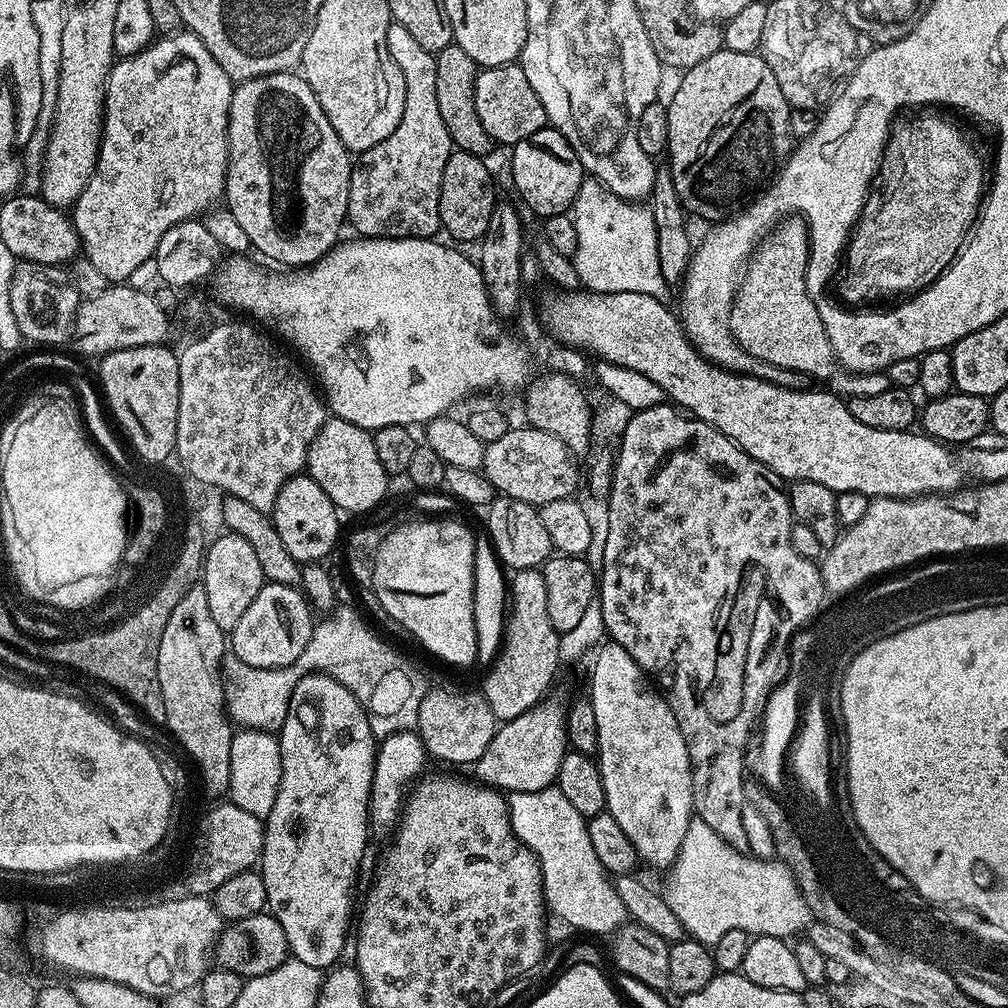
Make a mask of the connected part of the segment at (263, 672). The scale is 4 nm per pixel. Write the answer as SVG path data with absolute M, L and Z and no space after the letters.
M340 606L336 610L336 620L317 623L301 656L284 668L255 668L240 661L233 654L224 656L222 663L224 702L233 725L244 730L275 733L283 726L289 708L293 707L300 679L310 675L311 672L320 672L316 674L323 674L329 680L338 681L342 686L346 686L346 690L350 690L350 694L354 694L354 698L358 698L358 702L371 719L372 730L377 737L393 736L396 732L411 732L415 729L418 722L418 706L422 706L422 698L426 691L423 674L398 649L391 648L384 640L379 640L364 625L364 620L355 612L355 607Z

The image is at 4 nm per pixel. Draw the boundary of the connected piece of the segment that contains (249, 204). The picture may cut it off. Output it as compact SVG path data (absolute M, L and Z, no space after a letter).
M299 71L270 72L239 81L233 87L228 115L228 169L222 196L228 199L228 212L246 230L249 245L256 247L265 261L280 266L310 266L336 247L341 239L340 227L345 227L348 219L353 167L348 148L334 134L330 118L318 106L314 90L310 90Z

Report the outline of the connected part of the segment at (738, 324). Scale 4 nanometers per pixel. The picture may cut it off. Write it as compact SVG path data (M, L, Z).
M784 218L779 221L753 247L752 255L747 261L746 267L742 272L742 279L739 281L738 287L736 289L736 296L732 299L732 313L728 319L728 326L730 329L730 335L737 345L741 344L750 355L753 356L756 360L761 360L764 364L773 364L776 368L785 368L789 374L796 374L800 368L804 368L804 371L801 373L801 377L812 378L816 372L820 372L817 381L824 382L833 375L833 372L829 368L824 368L824 344L830 344L830 338L824 340L824 335L826 335L826 326L824 325L824 318L821 312L821 309L816 309L816 304L812 301L812 296L808 293L808 268L810 269L810 228L803 219L794 220L800 218Z

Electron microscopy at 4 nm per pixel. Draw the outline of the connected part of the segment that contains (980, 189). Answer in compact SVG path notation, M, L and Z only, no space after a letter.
M924 110L921 116L903 117L900 127L895 127L888 134L888 145L884 147L884 157L880 163L880 170L872 182L872 189L864 202L864 208L856 221L854 231L846 245L846 260L848 256L848 269L840 280L840 296L848 306L868 306L871 300L880 300L883 296L896 296L899 292L911 293L913 290L923 290L936 281L945 270L952 266L953 260L960 255L970 233L973 231L977 212L986 193L986 180L984 182L984 160L976 153L976 148L960 133L956 124L951 124L944 116L935 116L935 111Z

